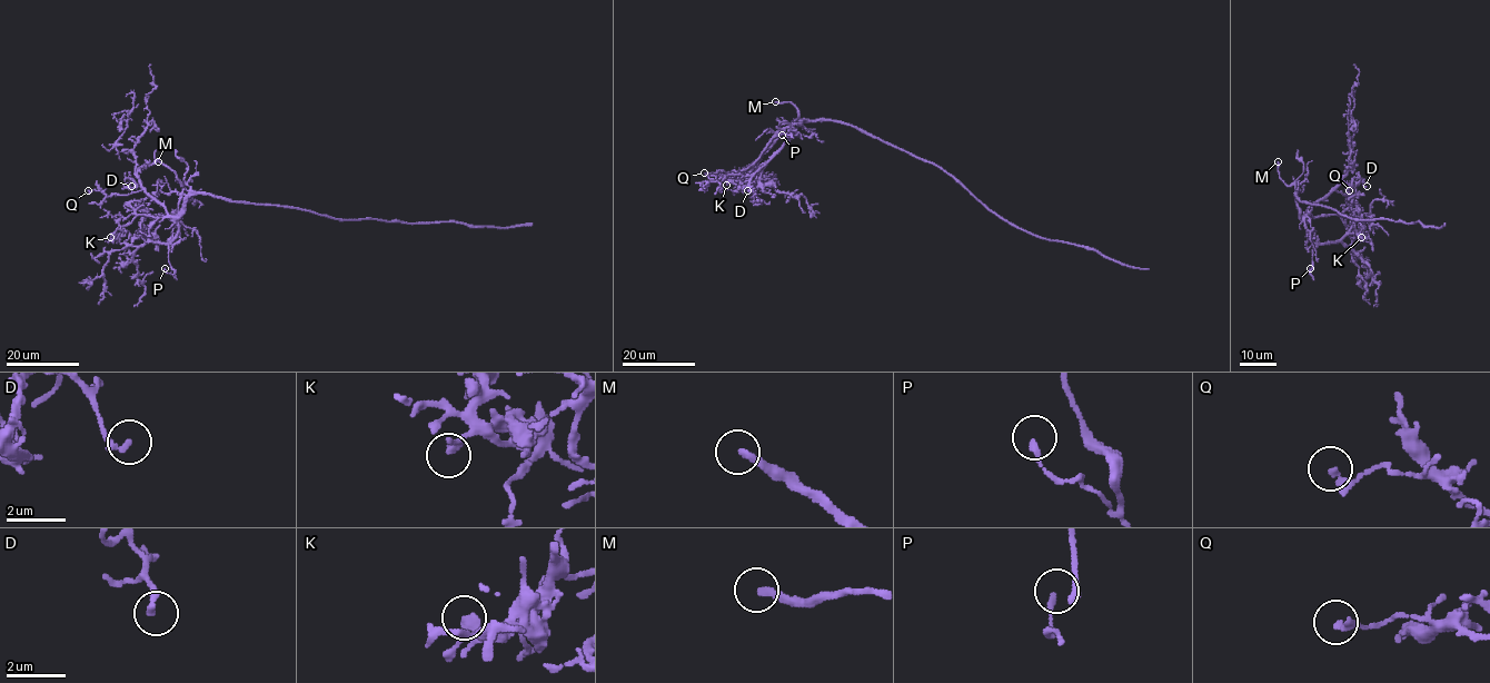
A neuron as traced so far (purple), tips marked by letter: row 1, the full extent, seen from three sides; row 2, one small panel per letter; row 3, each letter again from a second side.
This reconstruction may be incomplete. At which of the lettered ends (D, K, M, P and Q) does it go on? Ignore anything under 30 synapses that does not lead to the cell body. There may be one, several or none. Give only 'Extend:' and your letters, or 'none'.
Extend: M

